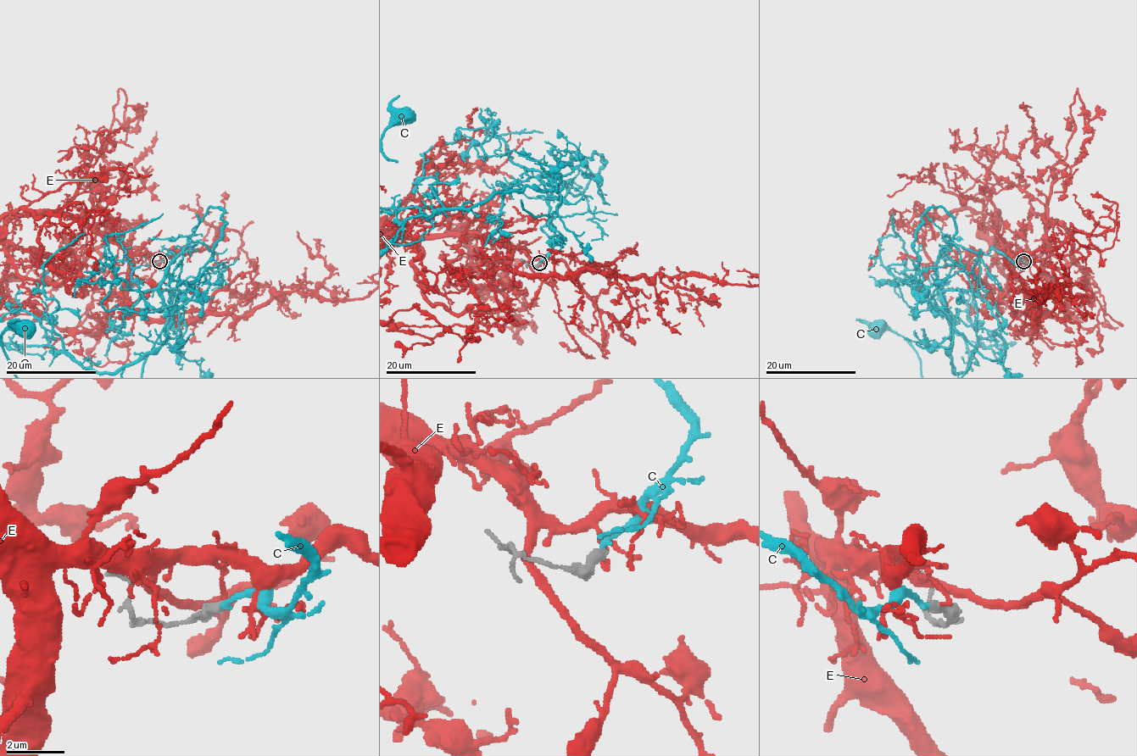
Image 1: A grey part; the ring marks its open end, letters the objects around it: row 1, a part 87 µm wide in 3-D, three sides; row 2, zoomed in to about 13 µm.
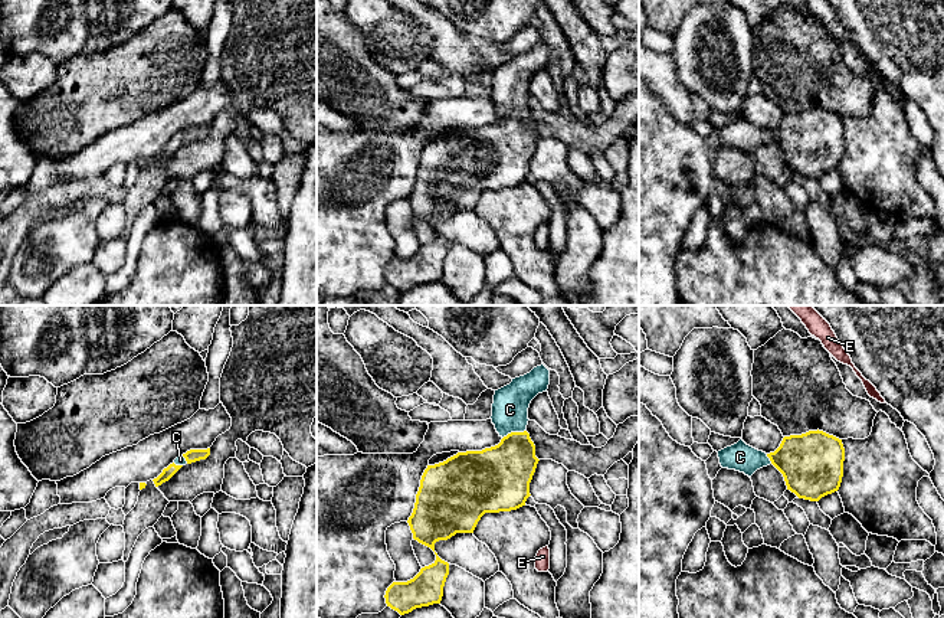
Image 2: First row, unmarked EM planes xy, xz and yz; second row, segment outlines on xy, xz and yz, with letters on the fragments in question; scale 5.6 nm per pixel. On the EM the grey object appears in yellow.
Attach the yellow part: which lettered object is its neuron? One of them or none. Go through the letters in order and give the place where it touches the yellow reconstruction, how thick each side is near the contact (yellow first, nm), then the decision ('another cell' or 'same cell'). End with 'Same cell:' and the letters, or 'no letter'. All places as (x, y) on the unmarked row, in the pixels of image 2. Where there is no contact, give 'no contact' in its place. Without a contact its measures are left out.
C: meets yellow in xz at (513, 110); 320 nm thick on the yellow side, 200 nm on the other; same cell
E: no contact; another cell
Same cell: C

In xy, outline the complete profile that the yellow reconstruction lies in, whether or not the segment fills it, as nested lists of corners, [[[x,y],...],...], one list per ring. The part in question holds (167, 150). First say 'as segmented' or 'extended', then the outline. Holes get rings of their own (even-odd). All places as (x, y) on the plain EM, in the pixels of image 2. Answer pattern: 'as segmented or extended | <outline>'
extended | [[[210,125],[207,127],[190,127],[181,134],[177,134],[173,141],[163,147],[163,150],[154,156],[155,164],[168,158],[183,143],[191,141],[200,137],[206,137],[210,133]]]

